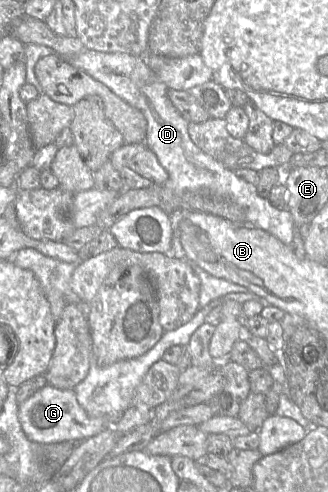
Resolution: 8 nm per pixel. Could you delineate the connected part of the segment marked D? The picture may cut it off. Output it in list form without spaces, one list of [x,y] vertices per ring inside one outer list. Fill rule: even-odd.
[[[86,49],[68,62],[105,84],[129,105],[140,110],[147,121],[146,148],[153,151],[168,172],[164,186],[174,192],[206,188],[216,195],[230,197],[244,208],[245,223],[267,231],[285,245],[291,246],[295,222],[288,209],[274,207],[268,198],[257,193],[256,185],[238,177],[217,158],[203,152],[191,139],[188,123],[168,97],[168,87],[160,81],[141,57],[121,52],[101,52]]]

